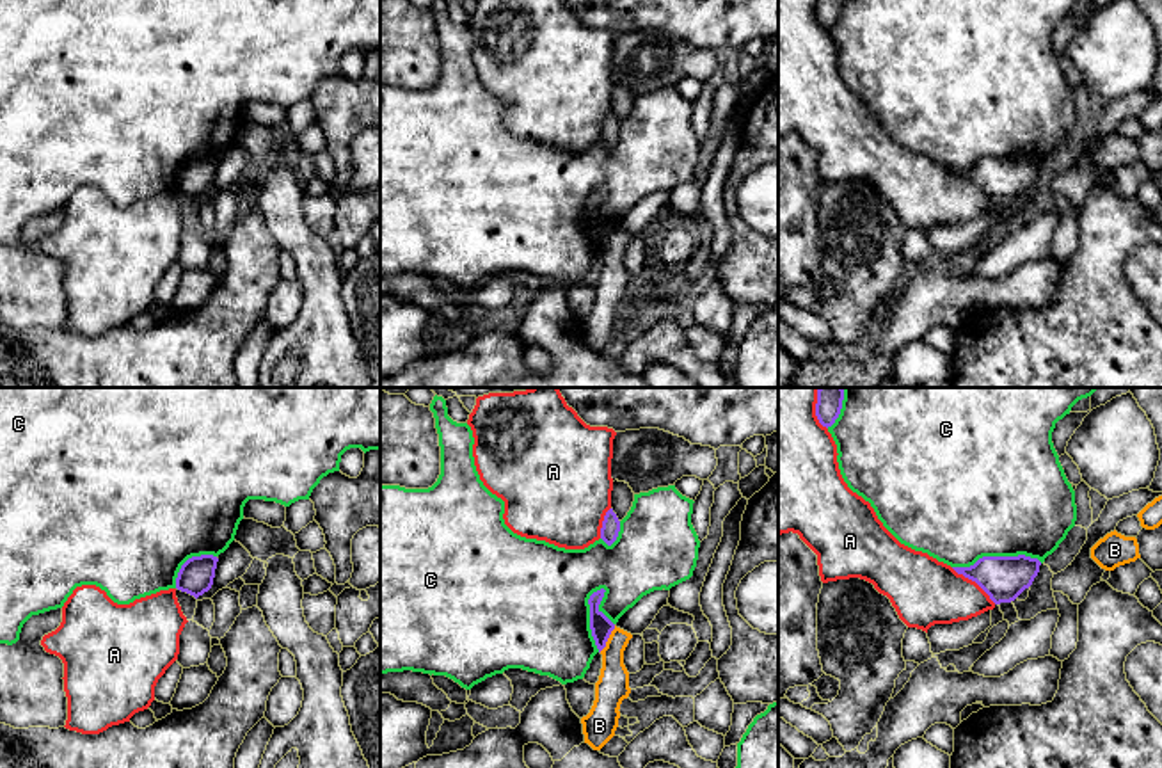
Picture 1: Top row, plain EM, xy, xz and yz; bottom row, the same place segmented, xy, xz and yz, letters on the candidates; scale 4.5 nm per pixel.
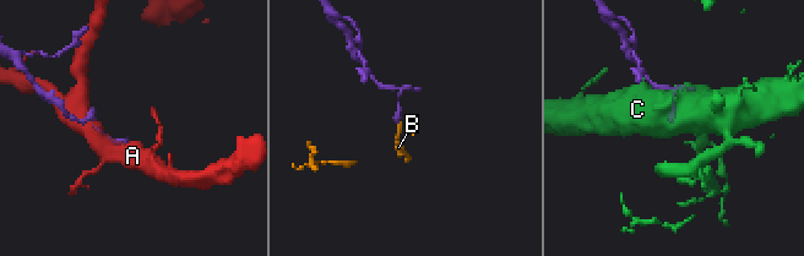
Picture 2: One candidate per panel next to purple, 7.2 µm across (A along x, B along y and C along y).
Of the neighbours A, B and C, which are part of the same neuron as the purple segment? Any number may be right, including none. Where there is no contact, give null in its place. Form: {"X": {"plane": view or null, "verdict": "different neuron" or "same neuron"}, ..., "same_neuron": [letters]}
{"A": {"plane": "yz", "verdict": "different neuron"}, "B": {"plane": "xz", "verdict": "different neuron"}, "C": {"plane": "xz", "verdict": "different neuron"}, "same_neuron": []}

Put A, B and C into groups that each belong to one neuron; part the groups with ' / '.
A / B / C

